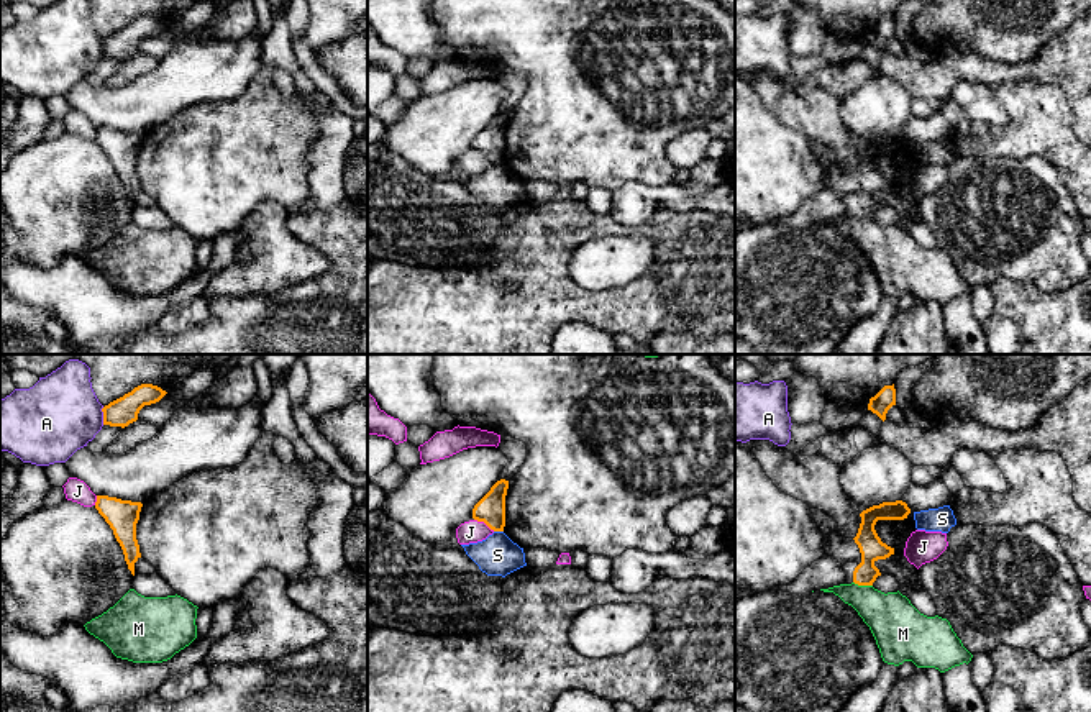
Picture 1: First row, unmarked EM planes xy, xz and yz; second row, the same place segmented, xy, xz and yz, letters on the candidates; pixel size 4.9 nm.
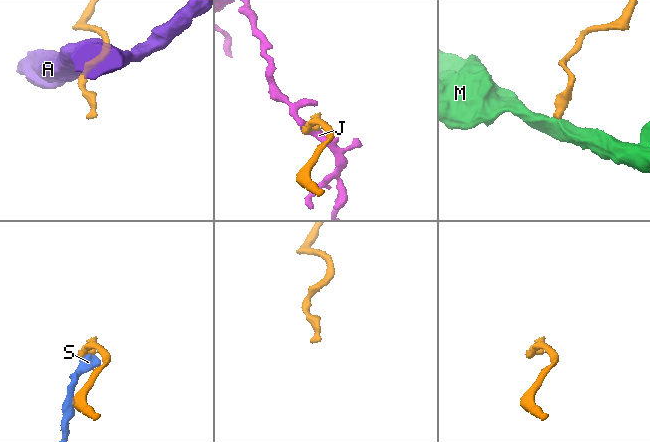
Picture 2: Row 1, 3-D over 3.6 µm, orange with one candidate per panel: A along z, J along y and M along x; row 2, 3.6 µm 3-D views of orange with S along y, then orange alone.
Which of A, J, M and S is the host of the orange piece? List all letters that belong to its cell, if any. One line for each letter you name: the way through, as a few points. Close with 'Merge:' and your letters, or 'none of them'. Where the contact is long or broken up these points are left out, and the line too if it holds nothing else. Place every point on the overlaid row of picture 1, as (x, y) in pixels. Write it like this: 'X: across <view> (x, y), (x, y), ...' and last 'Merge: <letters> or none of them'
Merge: none of them

